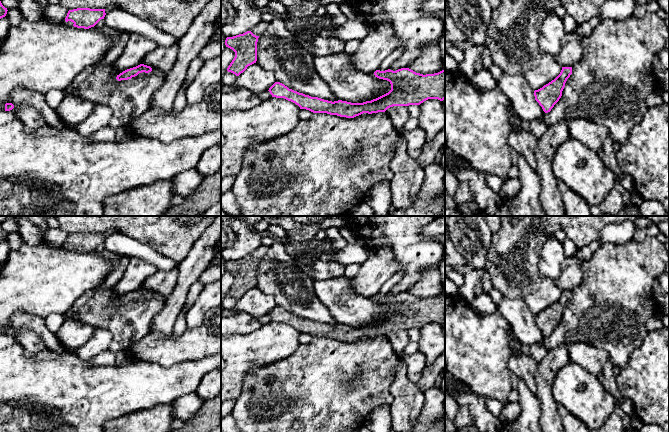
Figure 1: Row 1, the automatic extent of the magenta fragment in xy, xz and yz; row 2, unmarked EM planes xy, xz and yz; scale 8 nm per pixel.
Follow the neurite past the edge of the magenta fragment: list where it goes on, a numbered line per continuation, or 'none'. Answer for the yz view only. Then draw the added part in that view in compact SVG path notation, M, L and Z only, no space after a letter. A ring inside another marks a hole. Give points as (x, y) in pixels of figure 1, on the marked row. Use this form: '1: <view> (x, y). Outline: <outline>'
none

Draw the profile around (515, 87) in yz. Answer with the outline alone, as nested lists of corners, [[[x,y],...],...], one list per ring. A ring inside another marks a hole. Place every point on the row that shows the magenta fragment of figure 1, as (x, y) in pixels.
[[[503,71],[496,86],[509,98],[519,119],[533,121],[544,116],[545,112],[535,100],[534,90],[523,76]]]

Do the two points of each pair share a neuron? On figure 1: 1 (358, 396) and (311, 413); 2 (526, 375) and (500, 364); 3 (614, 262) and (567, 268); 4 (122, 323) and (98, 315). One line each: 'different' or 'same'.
1: same
2: different
3: different
4: same

